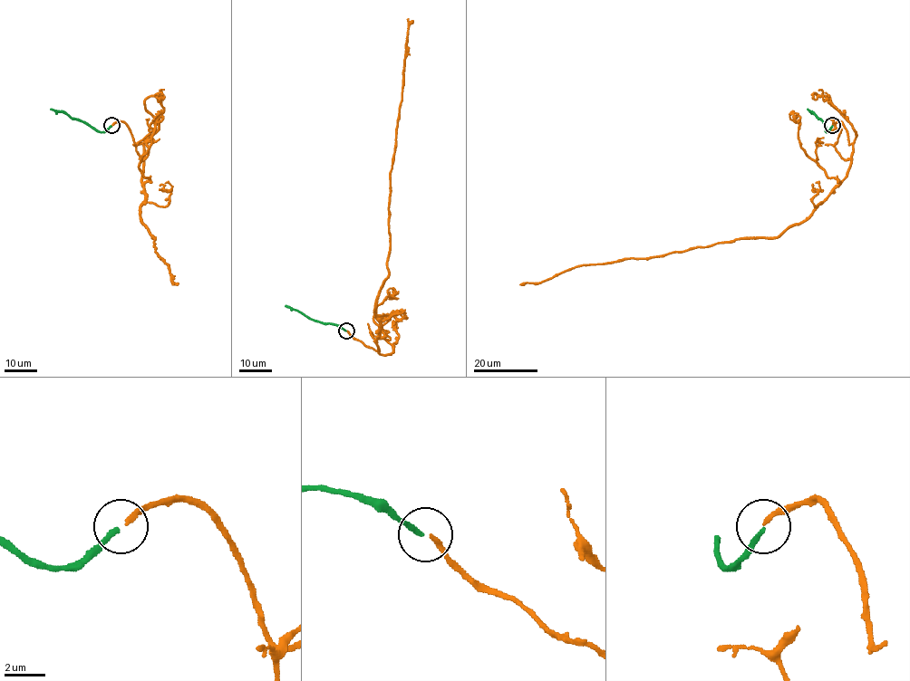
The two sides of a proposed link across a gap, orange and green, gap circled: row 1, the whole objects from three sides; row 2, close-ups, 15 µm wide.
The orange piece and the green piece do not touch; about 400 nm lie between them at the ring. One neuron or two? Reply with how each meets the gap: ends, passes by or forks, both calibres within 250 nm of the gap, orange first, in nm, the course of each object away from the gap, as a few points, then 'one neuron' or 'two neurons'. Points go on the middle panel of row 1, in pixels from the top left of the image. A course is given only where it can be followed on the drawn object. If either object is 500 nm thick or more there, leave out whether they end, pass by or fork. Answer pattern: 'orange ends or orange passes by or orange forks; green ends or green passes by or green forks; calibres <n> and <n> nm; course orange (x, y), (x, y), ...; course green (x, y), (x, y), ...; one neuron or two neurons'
orange ends; green ends; calibres 220 and 240 nm; course orange (347, 330), (378, 350), (380, 321), (375, 317), (375, 302), (389, 275), (391, 170), (408, 24), (412, 20); course green (346, 330), (340, 326), (307, 318), (285, 305); two neurons

